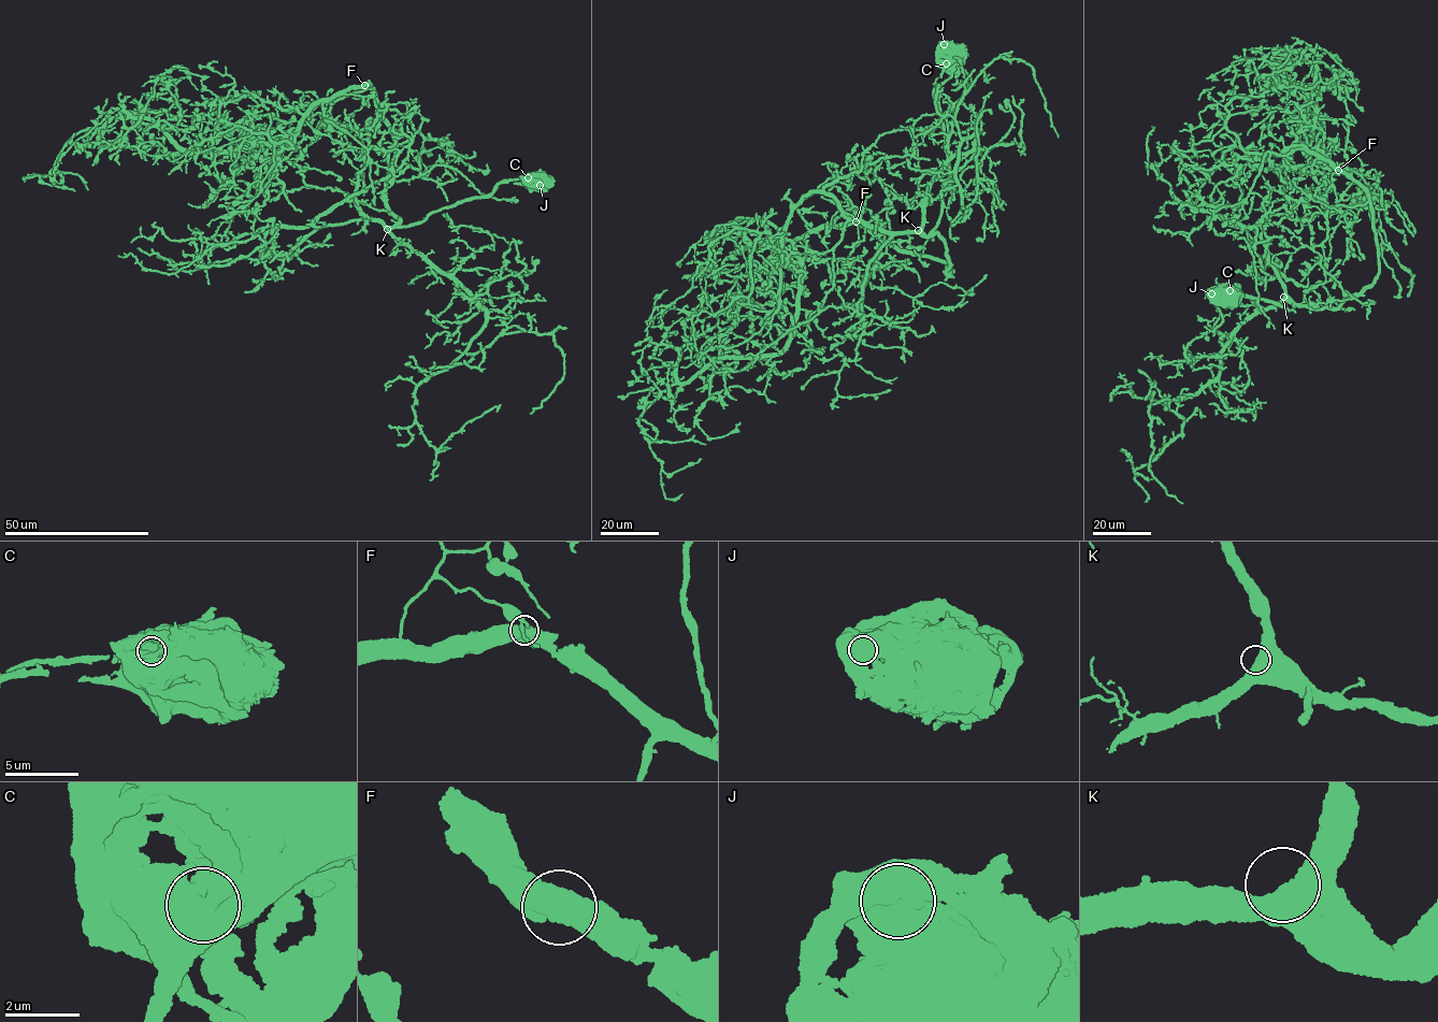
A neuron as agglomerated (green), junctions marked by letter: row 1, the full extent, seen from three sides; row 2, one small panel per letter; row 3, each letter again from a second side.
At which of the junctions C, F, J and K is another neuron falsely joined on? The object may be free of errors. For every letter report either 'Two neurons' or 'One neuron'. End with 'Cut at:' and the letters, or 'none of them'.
C: One neuron
F: One neuron
J: One neuron
K: One neuron
Cut at: none of them

